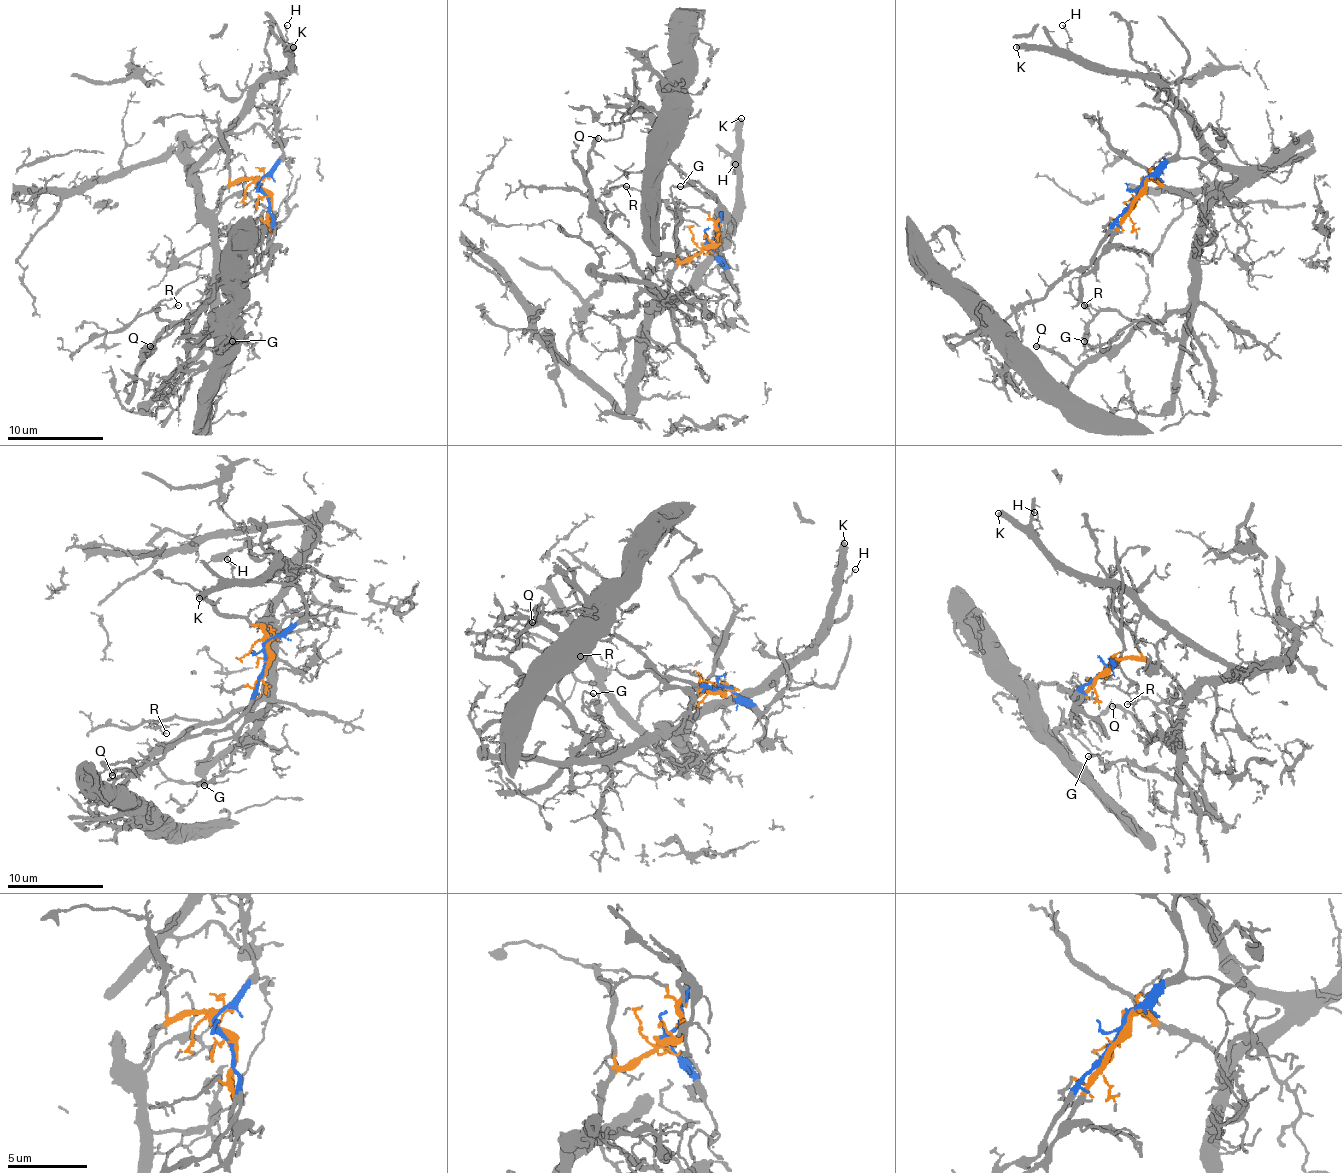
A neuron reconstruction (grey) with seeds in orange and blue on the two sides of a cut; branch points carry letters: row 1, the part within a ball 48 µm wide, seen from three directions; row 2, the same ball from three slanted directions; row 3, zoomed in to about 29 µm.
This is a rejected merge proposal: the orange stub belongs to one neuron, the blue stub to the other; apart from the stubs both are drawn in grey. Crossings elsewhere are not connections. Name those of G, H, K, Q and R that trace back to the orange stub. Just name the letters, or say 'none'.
G, H, K, Q, R

